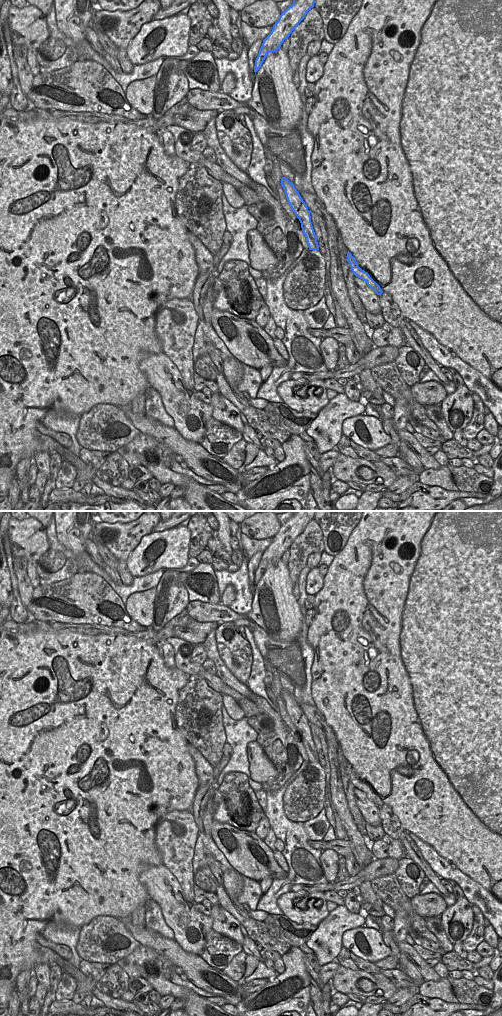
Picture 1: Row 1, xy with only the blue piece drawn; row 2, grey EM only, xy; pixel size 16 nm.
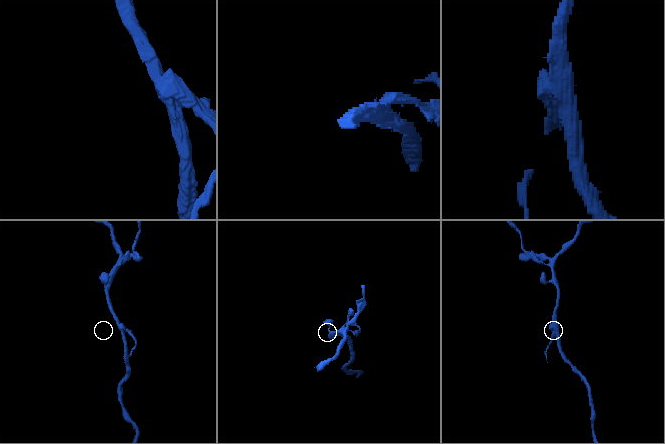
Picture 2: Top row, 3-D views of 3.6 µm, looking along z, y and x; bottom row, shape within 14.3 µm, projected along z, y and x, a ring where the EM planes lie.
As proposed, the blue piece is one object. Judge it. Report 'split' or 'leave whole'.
split

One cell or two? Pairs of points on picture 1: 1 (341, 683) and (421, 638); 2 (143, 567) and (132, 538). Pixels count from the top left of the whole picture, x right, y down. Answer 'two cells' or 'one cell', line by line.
1: one cell
2: two cells

